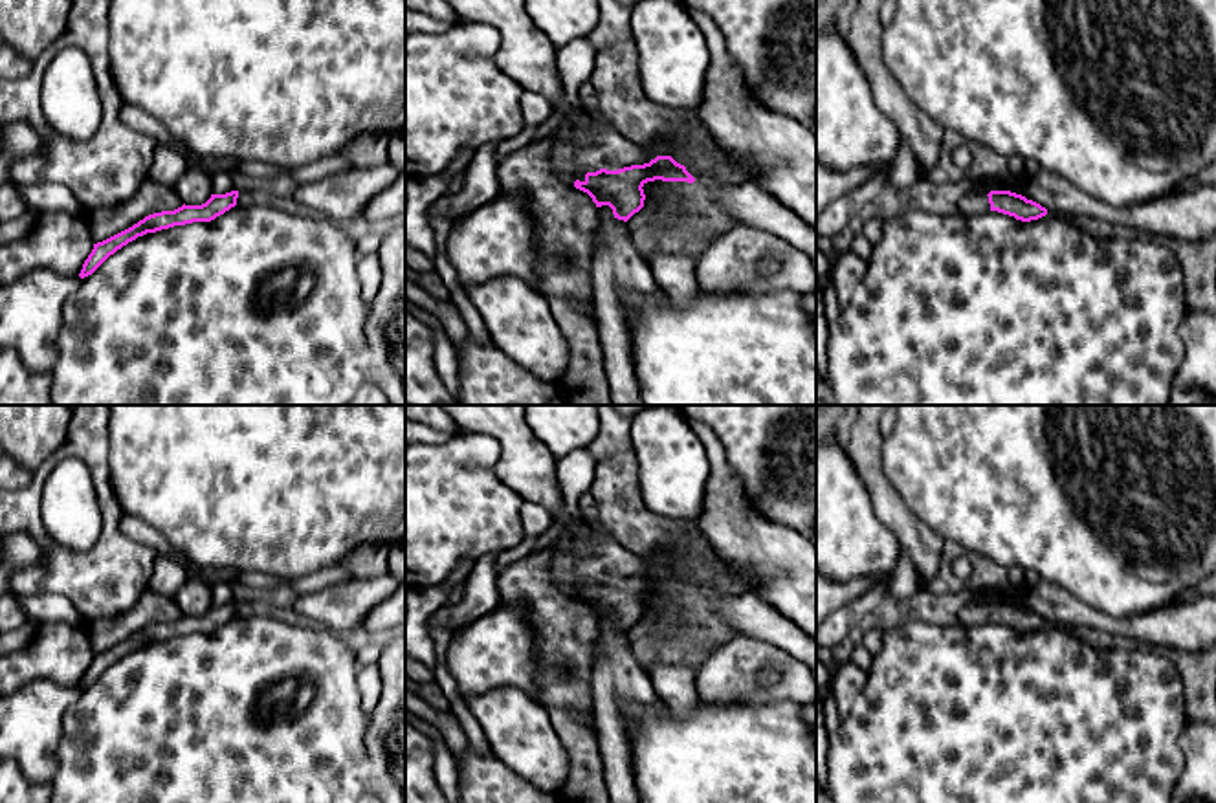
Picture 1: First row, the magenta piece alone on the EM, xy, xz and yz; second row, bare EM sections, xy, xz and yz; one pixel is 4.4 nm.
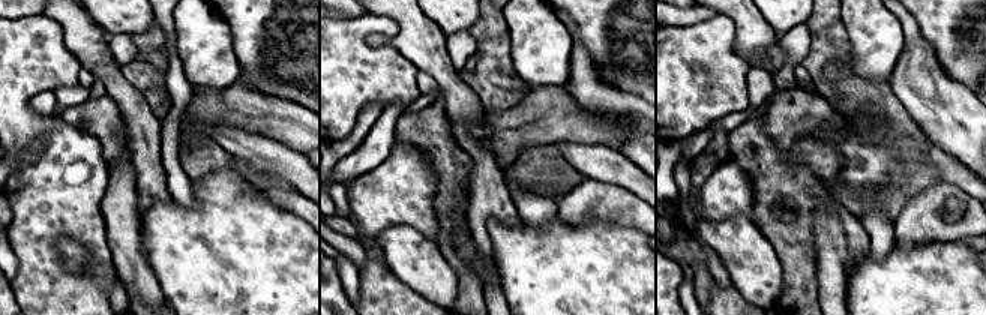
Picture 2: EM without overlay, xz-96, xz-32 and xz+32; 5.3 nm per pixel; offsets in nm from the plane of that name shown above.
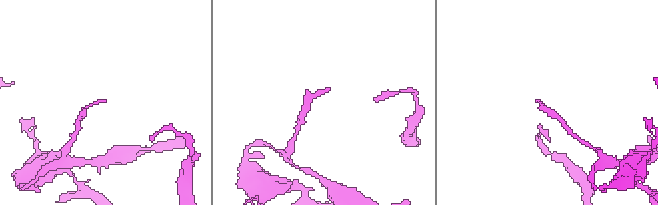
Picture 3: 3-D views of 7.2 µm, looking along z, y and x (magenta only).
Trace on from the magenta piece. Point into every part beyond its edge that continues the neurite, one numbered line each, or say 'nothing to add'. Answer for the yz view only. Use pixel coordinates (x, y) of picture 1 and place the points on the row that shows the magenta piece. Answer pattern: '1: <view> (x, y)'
1: yz (974, 202)

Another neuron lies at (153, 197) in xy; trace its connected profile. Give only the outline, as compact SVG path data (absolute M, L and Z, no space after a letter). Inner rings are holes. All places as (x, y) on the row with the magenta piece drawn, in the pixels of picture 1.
M147 178L132 198L117 205L86 211L84 218L92 240L97 244L132 227L149 214L174 211L182 205L174 187Z

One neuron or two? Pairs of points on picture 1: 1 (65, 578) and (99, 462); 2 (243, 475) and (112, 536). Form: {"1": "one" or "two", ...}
{"1": "one", "2": "two"}

